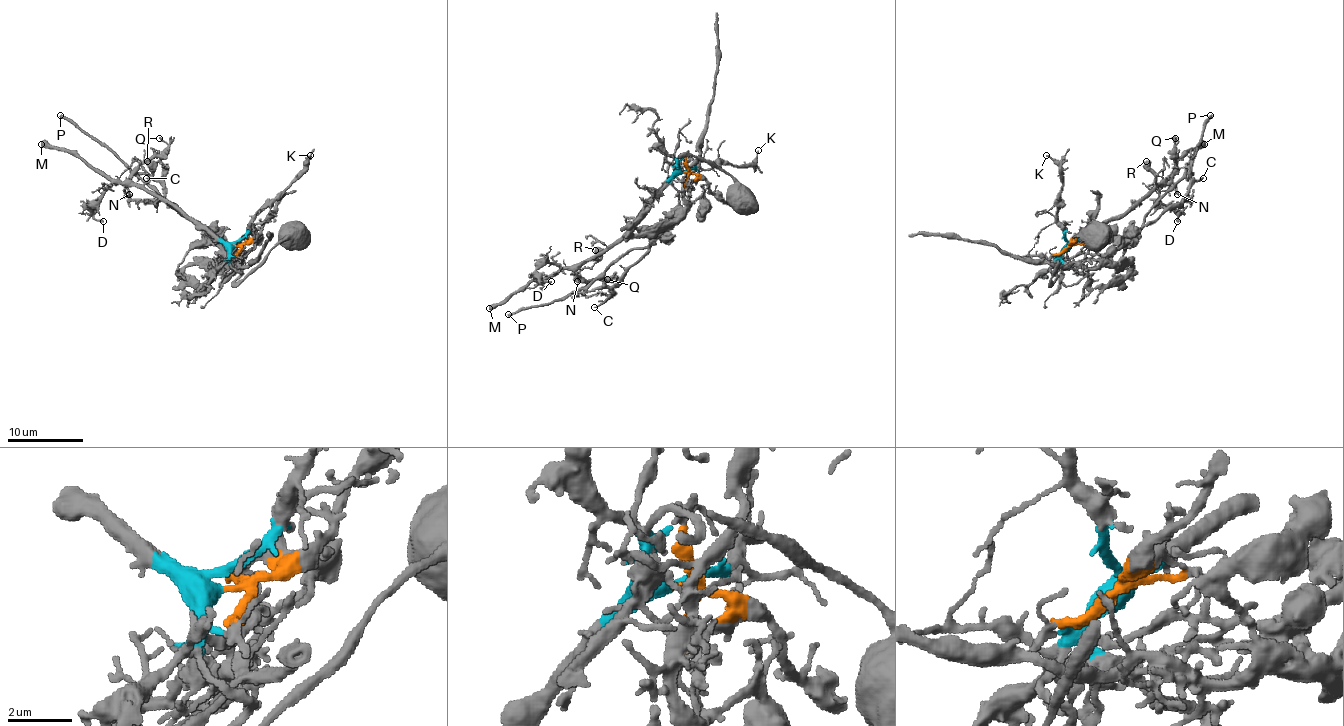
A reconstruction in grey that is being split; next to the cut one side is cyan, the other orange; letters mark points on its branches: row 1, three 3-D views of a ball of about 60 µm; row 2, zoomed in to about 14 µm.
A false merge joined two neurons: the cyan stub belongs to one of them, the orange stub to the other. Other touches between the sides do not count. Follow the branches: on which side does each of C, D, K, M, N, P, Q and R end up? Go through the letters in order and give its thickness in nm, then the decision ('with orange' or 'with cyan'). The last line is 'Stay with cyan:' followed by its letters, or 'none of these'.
C: calibre 140 nm; with orange
D: calibre 180 nm; with cyan
K: calibre 130 nm; with cyan
M: calibre 550 nm; with cyan
N: calibre 240 nm; with cyan
P: calibre 280 nm; with orange
Q: calibre 140 nm; with cyan
R: calibre 550 nm; with cyan
Stay with cyan: D, K, M, N, Q, R

